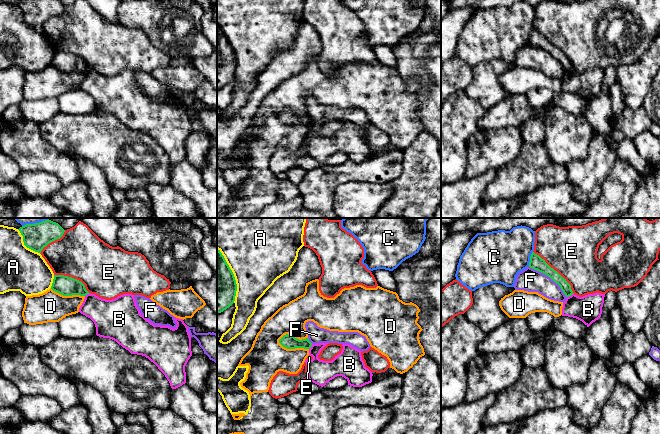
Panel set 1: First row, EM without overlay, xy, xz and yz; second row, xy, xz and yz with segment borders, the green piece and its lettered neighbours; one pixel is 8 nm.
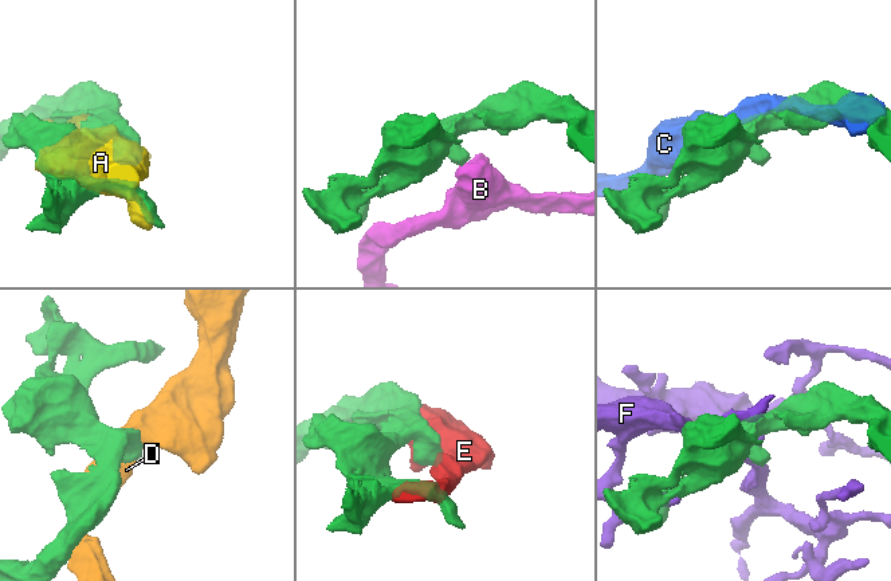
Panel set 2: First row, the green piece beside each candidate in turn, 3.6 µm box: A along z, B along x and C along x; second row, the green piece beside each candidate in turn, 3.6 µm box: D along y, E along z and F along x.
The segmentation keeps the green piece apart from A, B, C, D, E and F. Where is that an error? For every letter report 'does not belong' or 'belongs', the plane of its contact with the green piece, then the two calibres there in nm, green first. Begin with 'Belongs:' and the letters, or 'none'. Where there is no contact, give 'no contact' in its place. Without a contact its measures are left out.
Belongs: none
A: does not belong; meets green in xy; 200 nm thick on the green side, 360 nm on the other
B: does not belong; meets green in yz; 80 nm thick on the green side, 220 nm on the other
C: does not belong; meets green in yz; 110 nm thick on the green side, 400 nm on the other
D: does not belong; meets green in xz; 110 nm thick on the green side, 300 nm on the other
E: does not belong; meets green in yz; 110 nm thick on the green side, 400 nm on the other
F: does not belong; meets green in yz; 110 nm thick on the green side, 180 nm on the other

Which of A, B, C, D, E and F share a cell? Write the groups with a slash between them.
A / B / C / D / E / F

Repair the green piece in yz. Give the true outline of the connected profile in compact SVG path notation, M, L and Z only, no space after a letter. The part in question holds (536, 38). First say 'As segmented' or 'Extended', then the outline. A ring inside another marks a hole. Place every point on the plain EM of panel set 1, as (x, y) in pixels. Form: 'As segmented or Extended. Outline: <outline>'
As segmented. Outline: M532 28L530 32L529 43L550 53L556 60L560 62L566 73L574 70L571 65L571 61L566 57L566 55L564 55L557 47L551 44L544 35L534 28Z

